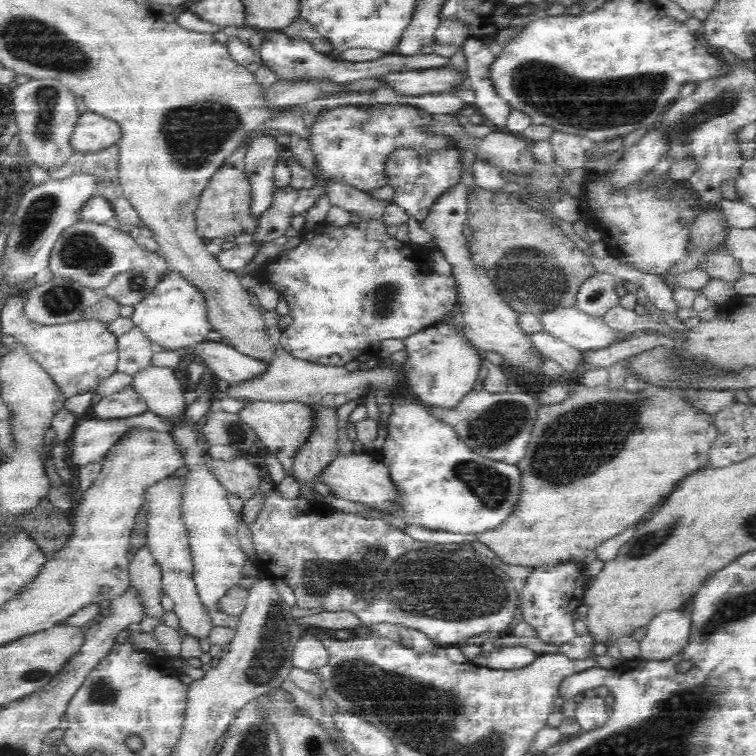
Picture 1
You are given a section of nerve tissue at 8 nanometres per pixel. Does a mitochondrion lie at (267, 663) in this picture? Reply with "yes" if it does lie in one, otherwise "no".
yes

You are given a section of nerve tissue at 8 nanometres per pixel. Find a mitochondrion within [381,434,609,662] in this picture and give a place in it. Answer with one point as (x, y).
(492, 487)

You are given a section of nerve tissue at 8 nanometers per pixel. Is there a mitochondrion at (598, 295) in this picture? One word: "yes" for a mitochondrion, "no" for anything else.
yes

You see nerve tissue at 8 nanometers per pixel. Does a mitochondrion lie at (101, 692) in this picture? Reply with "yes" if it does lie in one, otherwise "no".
yes

